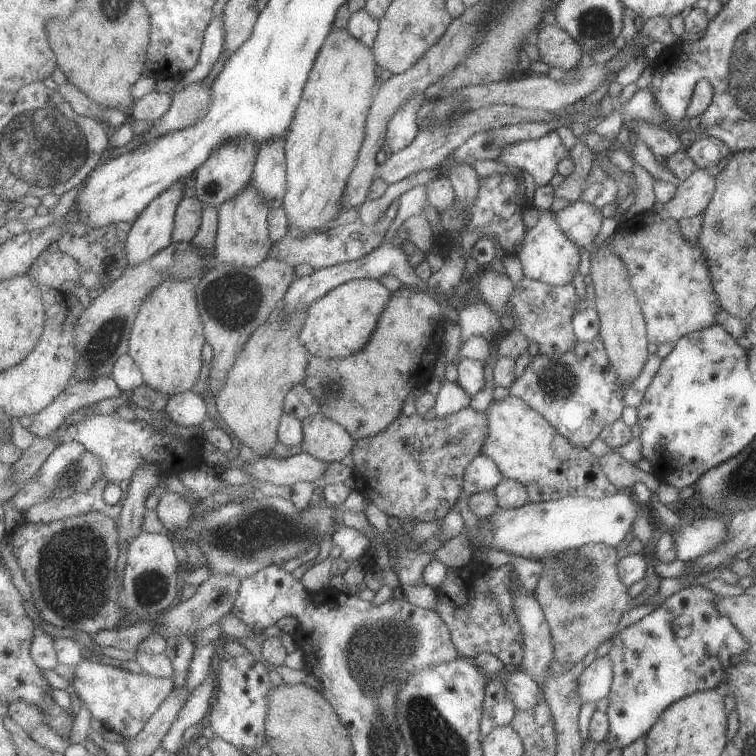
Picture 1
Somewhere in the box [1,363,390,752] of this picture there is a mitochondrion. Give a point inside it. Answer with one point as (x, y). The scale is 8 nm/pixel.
(74, 571)

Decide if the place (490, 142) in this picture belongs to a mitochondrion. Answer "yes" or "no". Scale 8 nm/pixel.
yes

